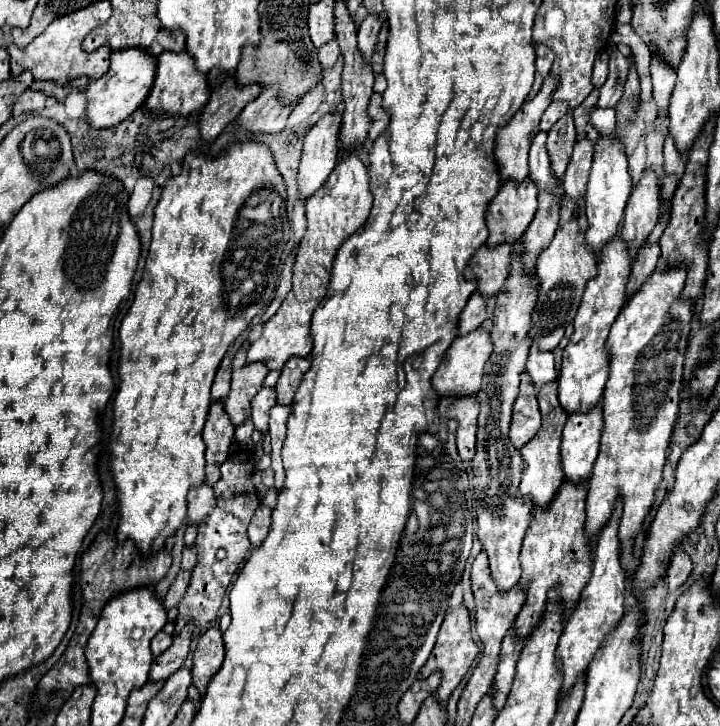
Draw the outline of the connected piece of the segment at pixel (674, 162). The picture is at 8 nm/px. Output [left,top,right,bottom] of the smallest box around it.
[664,136,684,178]

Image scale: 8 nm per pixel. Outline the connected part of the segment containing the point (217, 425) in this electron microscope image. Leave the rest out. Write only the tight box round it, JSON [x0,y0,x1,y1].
[202,402,234,486]

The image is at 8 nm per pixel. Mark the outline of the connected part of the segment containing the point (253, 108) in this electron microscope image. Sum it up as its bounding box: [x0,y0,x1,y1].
[234,88,290,134]

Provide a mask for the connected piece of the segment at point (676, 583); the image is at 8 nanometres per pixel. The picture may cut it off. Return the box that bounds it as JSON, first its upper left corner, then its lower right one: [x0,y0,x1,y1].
[666,550,692,590]

